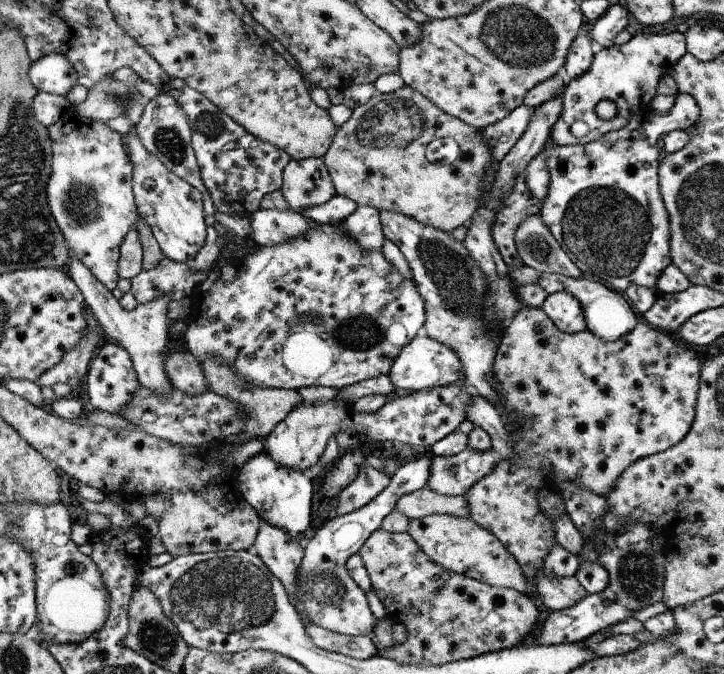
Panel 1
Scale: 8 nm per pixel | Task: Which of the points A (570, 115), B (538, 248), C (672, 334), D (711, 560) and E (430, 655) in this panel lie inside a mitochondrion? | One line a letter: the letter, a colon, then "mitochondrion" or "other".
A: other
B: mitochondrion
C: other
D: other
E: other

